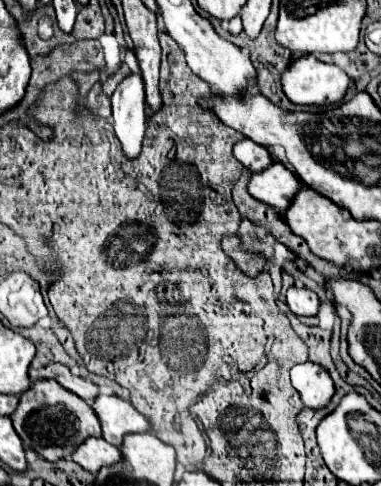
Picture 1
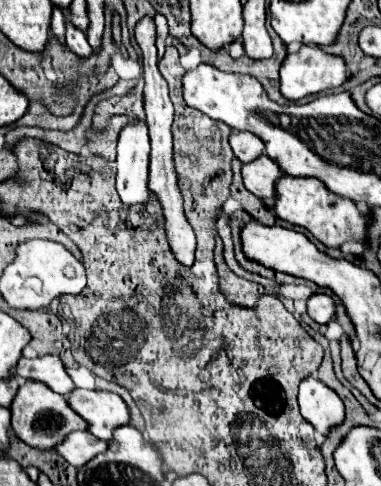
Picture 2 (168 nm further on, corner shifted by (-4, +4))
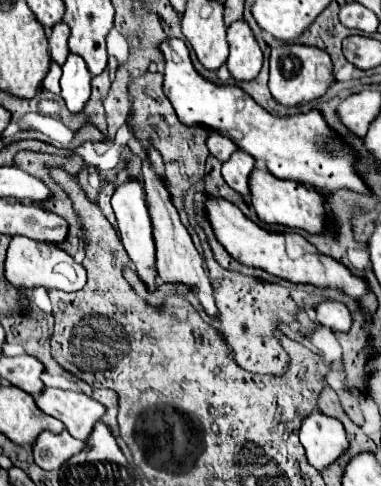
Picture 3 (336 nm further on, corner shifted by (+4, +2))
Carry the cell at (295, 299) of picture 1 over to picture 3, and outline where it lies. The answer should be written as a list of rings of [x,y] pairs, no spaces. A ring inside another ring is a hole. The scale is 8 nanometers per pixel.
[[[324,300],[314,308],[314,312],[316,312],[314,324],[316,326],[328,326],[334,332],[348,332],[350,324],[352,324],[348,308],[340,302]]]

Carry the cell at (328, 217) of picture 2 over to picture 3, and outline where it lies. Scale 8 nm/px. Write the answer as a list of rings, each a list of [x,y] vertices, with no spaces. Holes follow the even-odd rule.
[[[258,168],[250,176],[250,192],[252,192],[250,204],[262,222],[300,228],[300,230],[306,230],[308,234],[322,234],[326,198],[320,192],[306,188],[300,182],[280,180],[274,174],[268,174],[268,170],[258,170]]]

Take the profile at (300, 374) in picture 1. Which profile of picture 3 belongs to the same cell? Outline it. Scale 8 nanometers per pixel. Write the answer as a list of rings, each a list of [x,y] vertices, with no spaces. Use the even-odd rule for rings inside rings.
[[[318,408],[304,418],[300,426],[300,442],[306,450],[308,462],[316,470],[332,464],[348,448],[344,426]]]

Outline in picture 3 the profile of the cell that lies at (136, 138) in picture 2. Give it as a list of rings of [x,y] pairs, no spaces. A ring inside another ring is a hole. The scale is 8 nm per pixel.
[[[128,176],[122,184],[116,186],[114,194],[112,194],[112,208],[118,220],[118,230],[120,230],[120,238],[122,244],[134,264],[134,270],[138,272],[138,276],[148,284],[148,288],[152,290],[158,282],[158,274],[156,274],[156,264],[154,264],[154,240],[152,240],[152,226],[150,226],[150,216],[146,210],[146,200],[144,200],[144,188],[142,184],[134,178]]]

